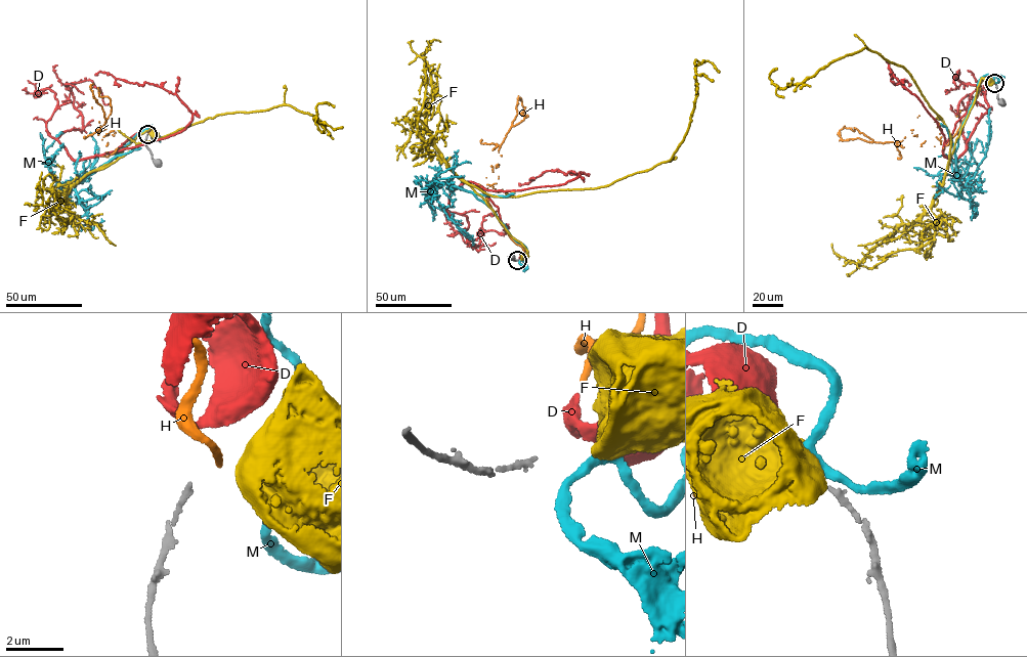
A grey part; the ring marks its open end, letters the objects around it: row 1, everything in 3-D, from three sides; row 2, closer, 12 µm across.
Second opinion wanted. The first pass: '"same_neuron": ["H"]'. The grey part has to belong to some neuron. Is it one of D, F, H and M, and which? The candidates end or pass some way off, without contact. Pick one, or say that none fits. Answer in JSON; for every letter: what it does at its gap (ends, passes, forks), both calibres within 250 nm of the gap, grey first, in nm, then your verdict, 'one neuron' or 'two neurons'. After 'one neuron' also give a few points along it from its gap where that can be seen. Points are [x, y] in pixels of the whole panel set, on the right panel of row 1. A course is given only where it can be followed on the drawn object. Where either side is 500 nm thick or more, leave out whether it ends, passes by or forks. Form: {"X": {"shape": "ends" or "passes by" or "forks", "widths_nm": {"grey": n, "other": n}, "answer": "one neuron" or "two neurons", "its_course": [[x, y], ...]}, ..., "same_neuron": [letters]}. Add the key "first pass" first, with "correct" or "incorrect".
{"first pass": "correct", "D": {"shape": "forks", "widths_nm": {"grey": 200, "other": 340}, "answer": "two neurons"}, "F": {"shape": "ends", "widths_nm": {"grey": 200, "other": 80}, "answer": "two neurons"}, "H": {"shape": "ends", "widths_nm": {"grey": 200, "other": 220}, "answer": "one neuron", "its_course": [[990, 83], [980, 83], [946, 145], [936, 137], [844, 140], [840, 131], [844, 126]]}, "M": {"shape": "passes by", "widths_nm": {"grey": 200, "other": 380}, "answer": "two neurons"}, "same_neuron": ["H"]}

